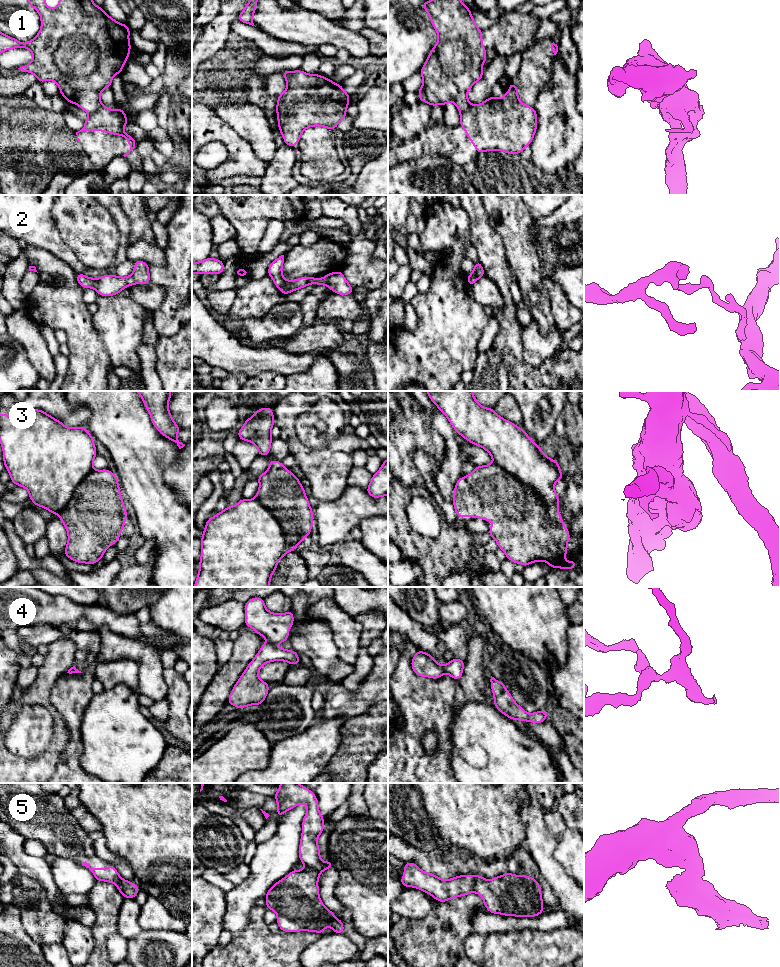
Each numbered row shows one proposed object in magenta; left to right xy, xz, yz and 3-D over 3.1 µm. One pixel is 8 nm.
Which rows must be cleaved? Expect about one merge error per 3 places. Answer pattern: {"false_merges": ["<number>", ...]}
{"false_merges": ["1", "2", "3", "4", "5"]}

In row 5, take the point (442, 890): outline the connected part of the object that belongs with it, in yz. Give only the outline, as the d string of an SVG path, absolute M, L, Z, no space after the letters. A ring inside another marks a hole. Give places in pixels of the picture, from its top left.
M414 862L404 864L404 875L400 883L403 887L420 889L442 903L475 891L472 875L466 874L444 880L433 873L423 872Z

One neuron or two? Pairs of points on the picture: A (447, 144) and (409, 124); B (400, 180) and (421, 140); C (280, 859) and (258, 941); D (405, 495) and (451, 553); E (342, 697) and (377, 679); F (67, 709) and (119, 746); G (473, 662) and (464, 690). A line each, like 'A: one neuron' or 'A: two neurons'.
A: two neurons
B: two neurons
C: two neurons
D: one neuron
E: one neuron
F: two neurons
G: one neuron

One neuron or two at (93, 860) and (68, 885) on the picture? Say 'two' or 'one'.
two

